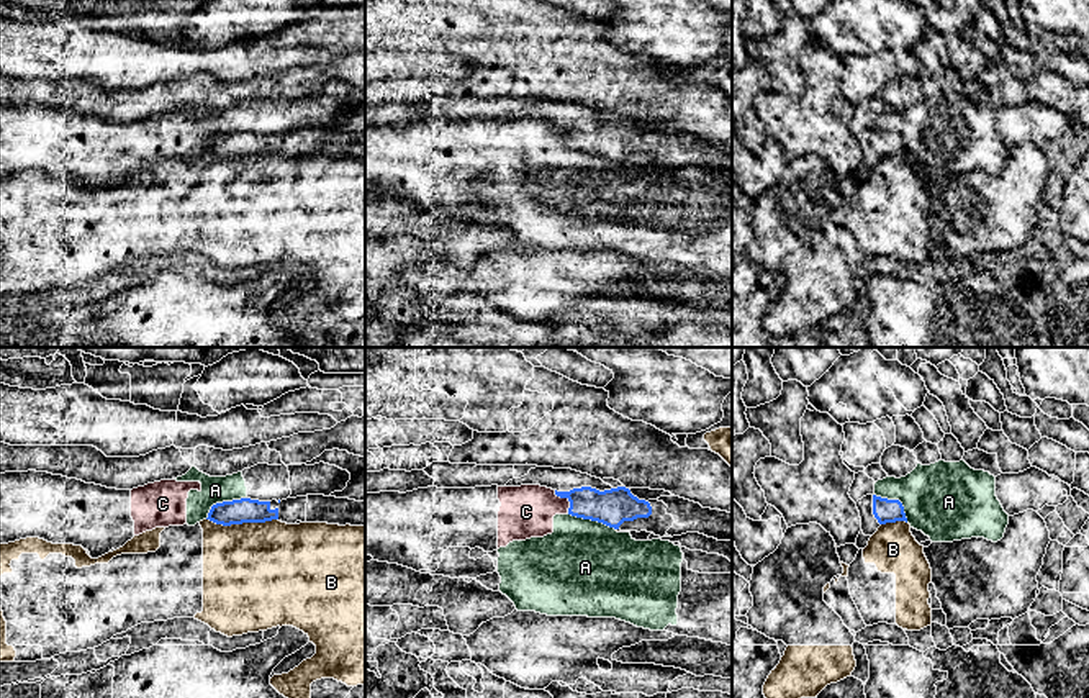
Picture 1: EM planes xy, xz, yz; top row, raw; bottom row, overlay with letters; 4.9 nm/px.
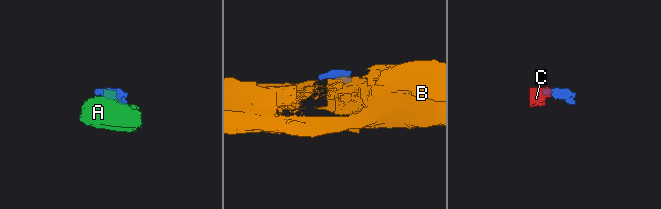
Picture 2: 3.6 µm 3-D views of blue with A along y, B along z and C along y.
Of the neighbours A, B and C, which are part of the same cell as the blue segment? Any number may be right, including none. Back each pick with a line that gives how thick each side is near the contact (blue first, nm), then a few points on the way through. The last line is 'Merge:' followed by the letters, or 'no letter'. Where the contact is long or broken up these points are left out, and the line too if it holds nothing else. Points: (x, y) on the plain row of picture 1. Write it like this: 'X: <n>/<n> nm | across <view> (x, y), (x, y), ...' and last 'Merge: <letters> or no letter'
Merge: no letter

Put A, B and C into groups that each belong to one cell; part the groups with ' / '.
A C / B

